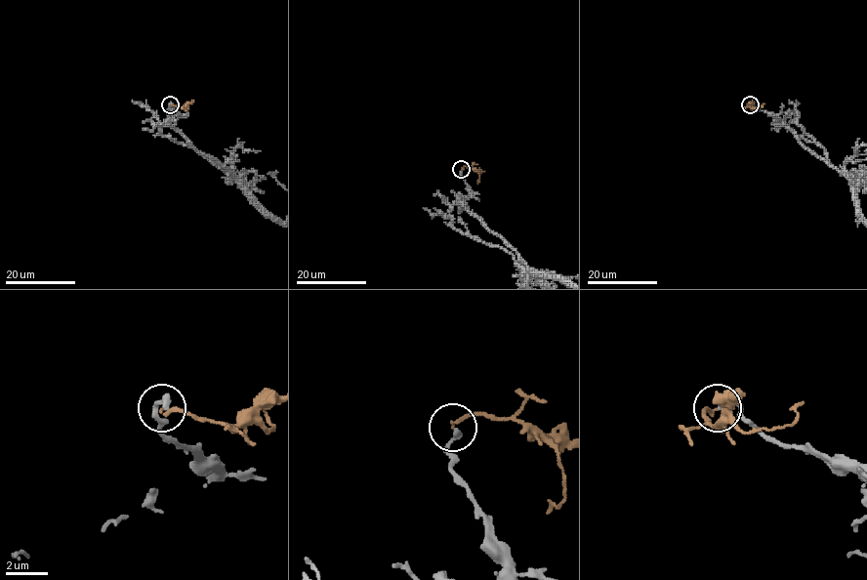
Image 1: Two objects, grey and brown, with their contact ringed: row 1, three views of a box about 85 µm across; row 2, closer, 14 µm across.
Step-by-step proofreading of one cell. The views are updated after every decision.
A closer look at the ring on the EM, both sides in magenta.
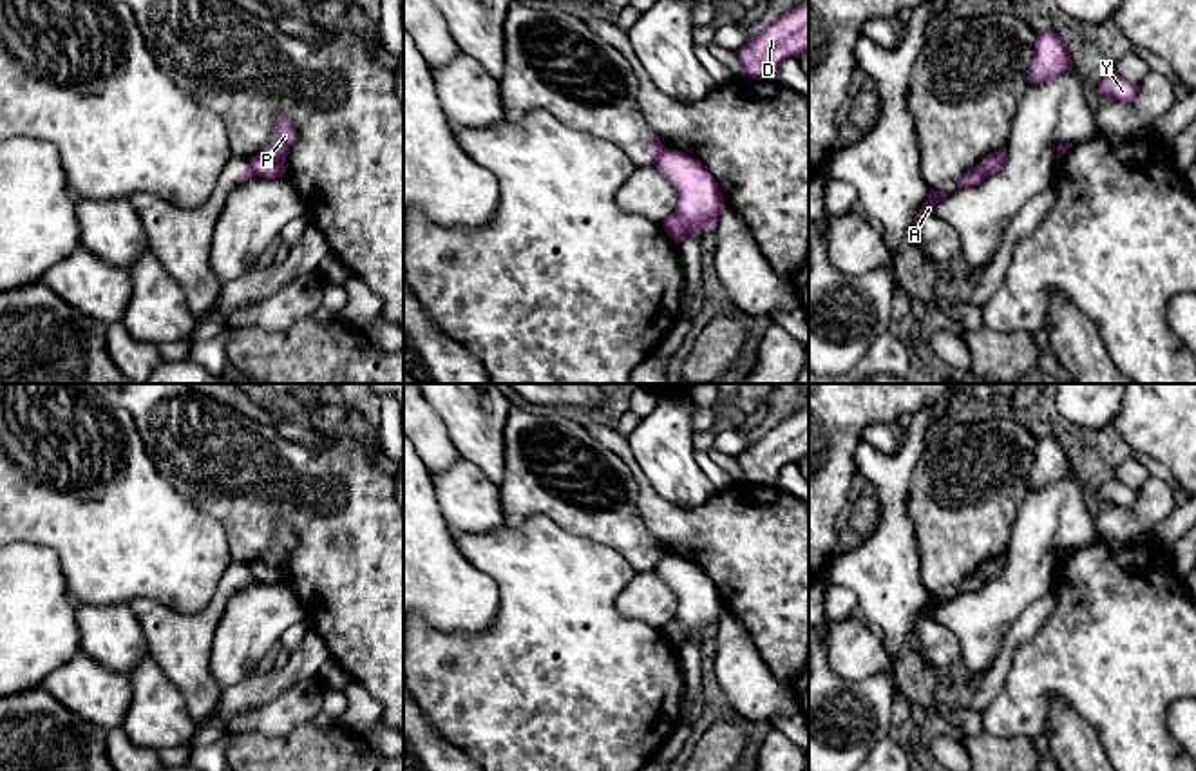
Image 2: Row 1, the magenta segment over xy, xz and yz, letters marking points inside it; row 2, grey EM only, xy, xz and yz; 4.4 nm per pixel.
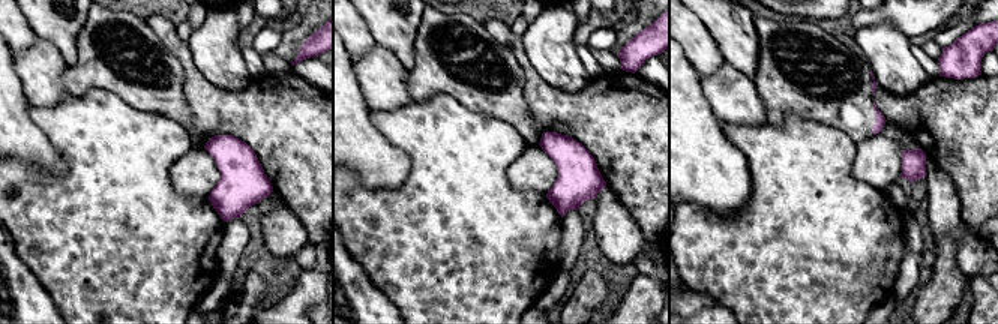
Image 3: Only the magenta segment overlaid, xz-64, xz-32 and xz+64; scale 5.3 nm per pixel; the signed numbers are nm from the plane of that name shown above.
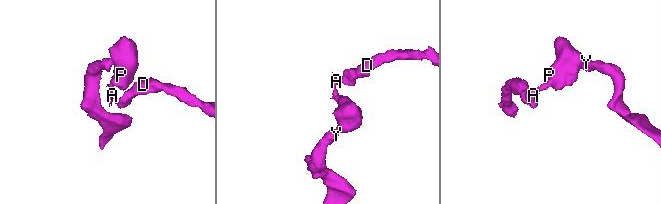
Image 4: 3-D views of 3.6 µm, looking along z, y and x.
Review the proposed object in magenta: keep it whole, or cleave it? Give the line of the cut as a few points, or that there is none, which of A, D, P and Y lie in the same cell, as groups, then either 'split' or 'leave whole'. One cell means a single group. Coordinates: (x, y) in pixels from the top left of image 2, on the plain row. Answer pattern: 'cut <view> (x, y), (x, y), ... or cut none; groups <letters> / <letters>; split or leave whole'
cut xz (664, 552), (652, 569); groups A D / P Y; split

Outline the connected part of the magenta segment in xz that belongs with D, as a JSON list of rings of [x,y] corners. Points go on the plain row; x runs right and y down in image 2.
[[[809,407],[785,418],[776,427],[765,429],[765,434],[749,443],[738,454],[742,481],[753,485],[780,485],[782,469],[798,463],[809,454]]]

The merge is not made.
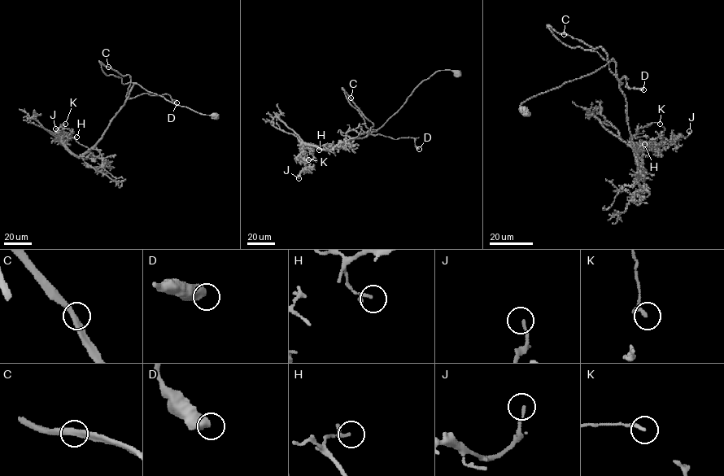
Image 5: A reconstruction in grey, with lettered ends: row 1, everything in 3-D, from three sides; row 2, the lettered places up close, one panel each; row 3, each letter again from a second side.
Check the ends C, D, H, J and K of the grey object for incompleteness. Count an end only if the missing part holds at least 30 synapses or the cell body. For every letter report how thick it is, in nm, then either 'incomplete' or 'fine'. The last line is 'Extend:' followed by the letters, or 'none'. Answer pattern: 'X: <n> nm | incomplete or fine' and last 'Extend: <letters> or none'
C: 320 nm | fine
D: 550 nm | fine
H: 180 nm | fine
J: 140 nm | fine
K: 200 nm | fine
Extend: none

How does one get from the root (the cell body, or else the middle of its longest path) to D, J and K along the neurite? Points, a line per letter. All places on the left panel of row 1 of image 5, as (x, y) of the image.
D: (215, 115), (201, 114), (173, 103), (137, 83), (127, 98), (145, 93), (168, 94), (172, 101), (176, 102)
J: (215, 115), (173, 103), (135, 83), (102, 137), (80, 156), (65, 146), (60, 139), (63, 133), (55, 128)
K: (215, 115), (173, 103), (135, 83), (102, 137), (80, 156), (55, 136), (65, 124)

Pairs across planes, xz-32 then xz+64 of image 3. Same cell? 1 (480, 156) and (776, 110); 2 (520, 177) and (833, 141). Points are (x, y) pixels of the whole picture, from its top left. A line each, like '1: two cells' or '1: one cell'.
1: two cells
2: two cells

